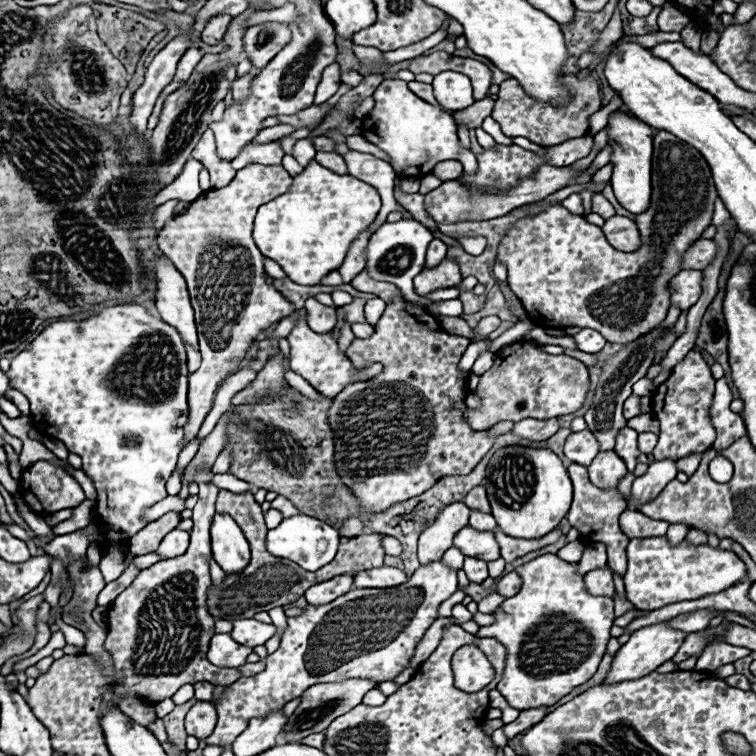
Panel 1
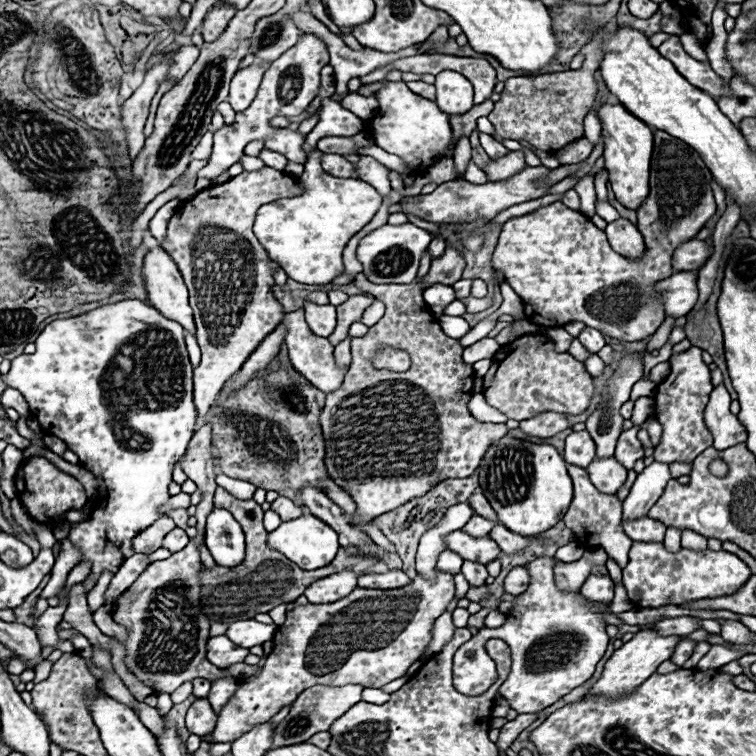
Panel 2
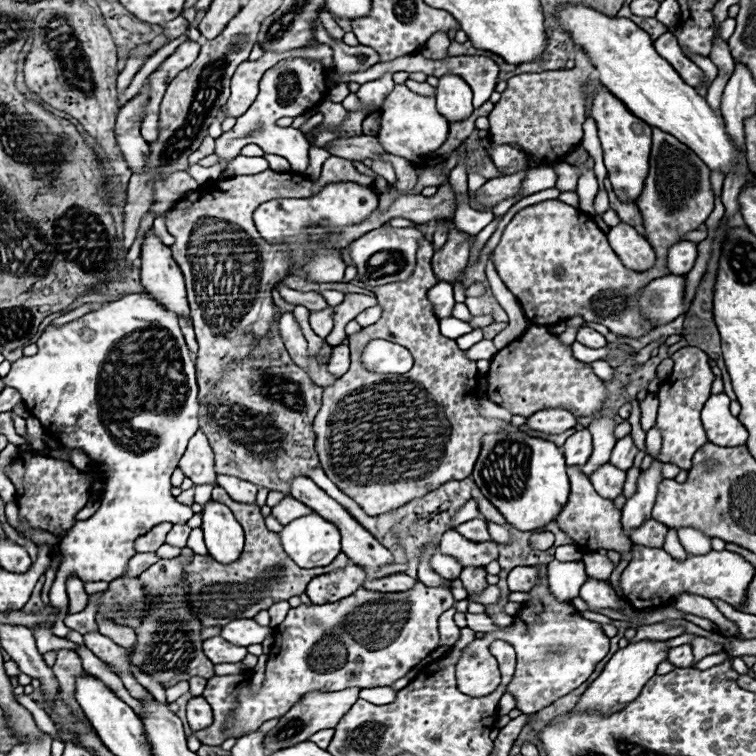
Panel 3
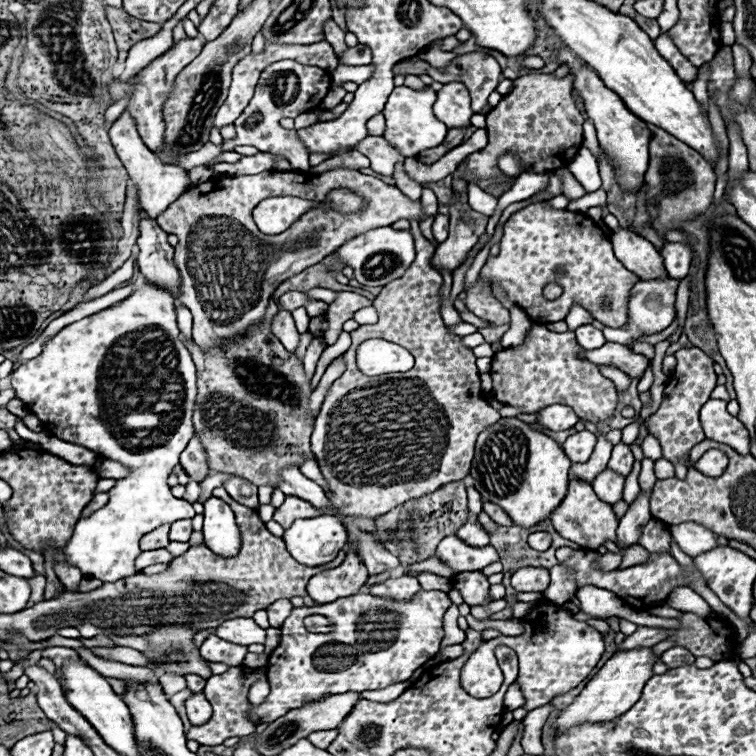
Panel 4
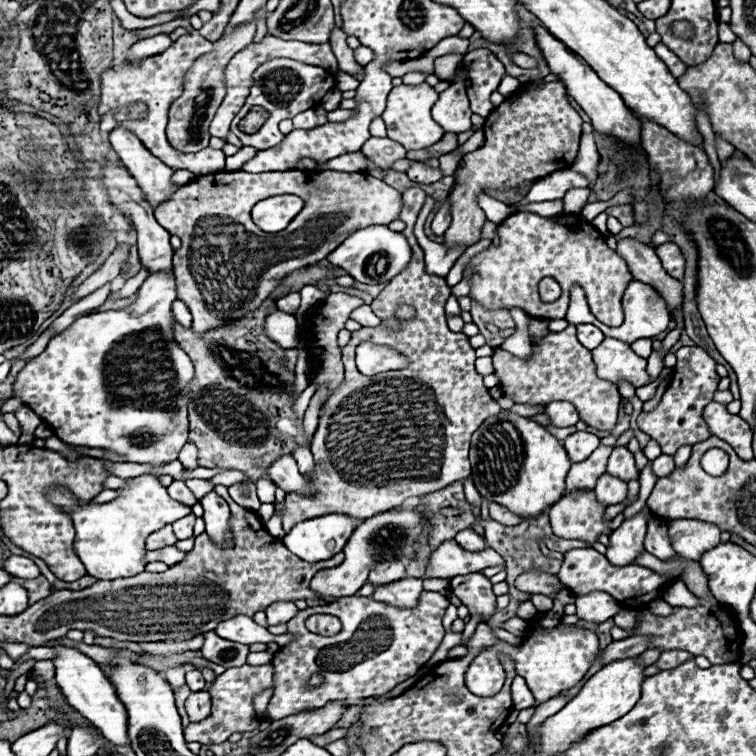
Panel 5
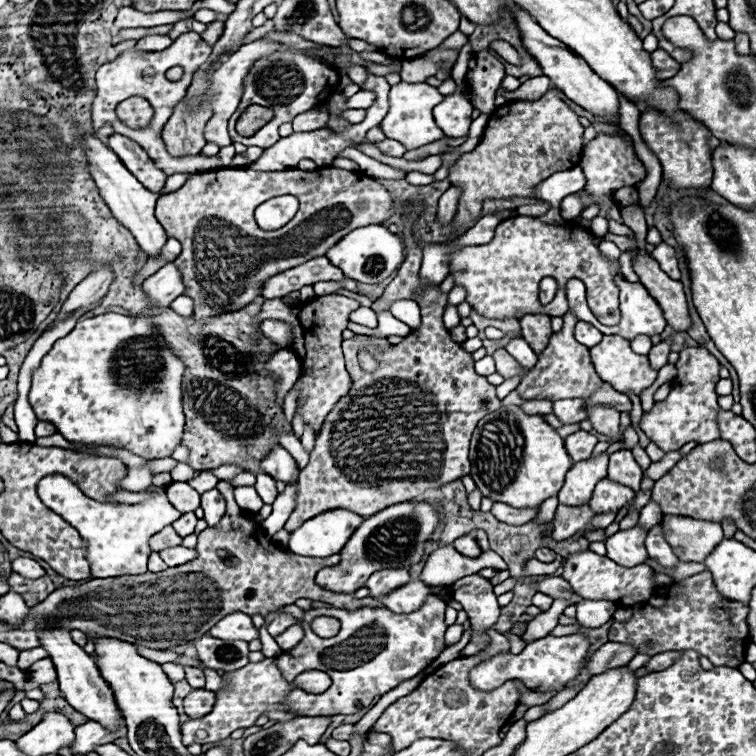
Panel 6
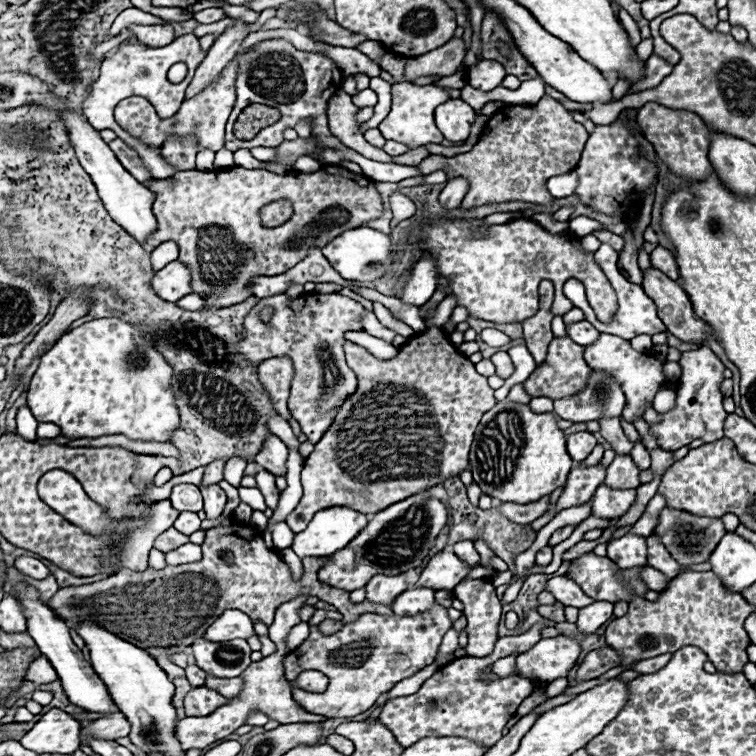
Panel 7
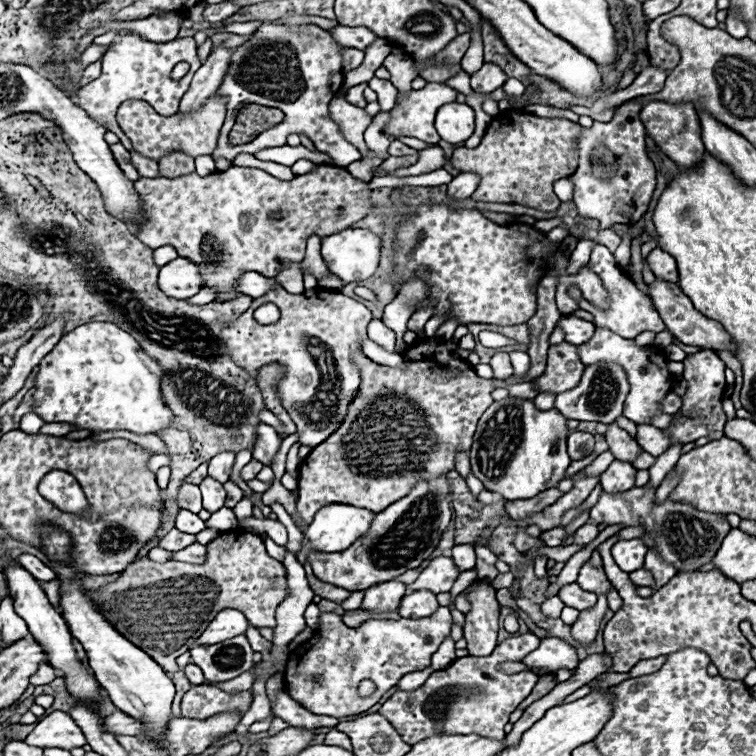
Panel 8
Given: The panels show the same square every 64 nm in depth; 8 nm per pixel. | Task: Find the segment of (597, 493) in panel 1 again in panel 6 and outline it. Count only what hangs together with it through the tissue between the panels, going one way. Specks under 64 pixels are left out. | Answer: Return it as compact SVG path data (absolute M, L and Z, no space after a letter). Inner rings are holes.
M558 504L556 514L554 514L554 532L552 538L554 540L566 540L570 536L574 536L576 532L594 532L598 528L592 528L590 522L596 516L596 512L588 506L588 504L580 504L580 506L564 506Z

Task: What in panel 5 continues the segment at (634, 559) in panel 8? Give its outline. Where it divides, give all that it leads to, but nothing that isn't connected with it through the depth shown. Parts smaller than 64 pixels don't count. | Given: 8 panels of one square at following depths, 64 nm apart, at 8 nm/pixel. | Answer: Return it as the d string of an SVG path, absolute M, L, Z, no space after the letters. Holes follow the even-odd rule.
M640 510L636 516L624 520L620 528L616 528L610 536L610 546L606 558L612 566L628 566L632 560L644 550L644 532L646 532L648 516Z

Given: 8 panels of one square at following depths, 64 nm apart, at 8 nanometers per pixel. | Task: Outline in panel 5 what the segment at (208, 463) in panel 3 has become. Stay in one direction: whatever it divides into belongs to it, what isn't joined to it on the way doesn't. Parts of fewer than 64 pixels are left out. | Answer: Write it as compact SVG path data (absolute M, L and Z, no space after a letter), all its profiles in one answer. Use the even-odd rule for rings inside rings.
M188 442L188 444L184 446L184 450L180 452L178 460L182 462L182 466L184 466L186 470L196 470L196 468L198 468L198 448L196 448L196 444Z

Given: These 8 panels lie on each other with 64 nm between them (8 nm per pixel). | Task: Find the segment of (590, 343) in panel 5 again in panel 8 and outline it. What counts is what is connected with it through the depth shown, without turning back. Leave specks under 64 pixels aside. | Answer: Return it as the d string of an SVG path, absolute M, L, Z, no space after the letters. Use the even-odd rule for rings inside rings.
M562 316L560 328L566 334L566 342L576 344L576 346L588 342L594 336L594 330L596 330L596 326L592 322L580 320L580 318L574 318L574 316Z

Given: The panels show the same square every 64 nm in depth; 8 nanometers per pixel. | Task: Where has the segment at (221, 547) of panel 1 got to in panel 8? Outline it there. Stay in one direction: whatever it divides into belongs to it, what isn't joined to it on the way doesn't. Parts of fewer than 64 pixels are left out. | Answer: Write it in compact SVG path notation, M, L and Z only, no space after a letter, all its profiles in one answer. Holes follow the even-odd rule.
M206 476L200 484L200 490L202 490L202 498L204 498L204 508L210 514L214 514L216 510L220 510L224 506L226 492L218 480L208 480L208 476Z

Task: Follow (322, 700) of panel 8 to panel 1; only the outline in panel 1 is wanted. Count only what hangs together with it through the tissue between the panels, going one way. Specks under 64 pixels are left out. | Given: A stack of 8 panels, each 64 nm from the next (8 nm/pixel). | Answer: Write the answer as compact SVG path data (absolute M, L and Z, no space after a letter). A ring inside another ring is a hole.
M436 560L420 566L410 580L400 586L352 588L352 592L328 604L306 606L300 616L288 618L280 648L266 658L266 670L252 678L242 676L224 690L222 698L216 702L218 724L206 738L206 744L230 746L232 740L244 732L252 716L264 716L264 712L272 712L272 708L282 708L286 702L302 696L312 684L346 678L372 678L380 684L394 678L408 666L418 642L436 620L438 606L452 596L456 588L458 570ZM336 650L358 654L334 654Z

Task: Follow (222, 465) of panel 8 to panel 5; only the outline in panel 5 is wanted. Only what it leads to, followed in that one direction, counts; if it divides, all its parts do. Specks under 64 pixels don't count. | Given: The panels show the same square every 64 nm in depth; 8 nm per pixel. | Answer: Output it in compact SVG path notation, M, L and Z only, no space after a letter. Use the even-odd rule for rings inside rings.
M198 478L186 480L186 484L188 484L190 492L196 496L196 500L202 500L202 498L204 498L208 492L212 492L212 488L214 488L208 480L198 480Z

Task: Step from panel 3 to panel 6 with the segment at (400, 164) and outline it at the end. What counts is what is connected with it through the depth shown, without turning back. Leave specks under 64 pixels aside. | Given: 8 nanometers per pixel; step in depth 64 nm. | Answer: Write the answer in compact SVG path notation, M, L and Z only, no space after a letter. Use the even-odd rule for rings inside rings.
M418 196L406 200L406 210L400 214L400 220L404 222L404 244L408 248L408 260L400 266L396 278L372 304L374 312L384 312L390 310L390 304L396 300L414 300L422 310L422 322L418 328L412 328L410 334L404 336L398 344L390 344L388 350L375 355L380 360L380 368L368 374L358 364L358 350L369 348L371 353L377 352L370 346L370 336L356 334L354 338L342 342L346 370L352 376L352 386L330 410L320 432L316 434L310 462L304 470L300 470L296 506L284 524L288 532L292 532L292 528L300 528L300 524L304 524L304 520L310 520L312 516L338 508L368 518L388 506L408 502L430 488L440 488L452 480L466 476L470 472L468 444L474 428L484 416L496 412L502 406L496 398L494 386L490 386L484 376L478 376L474 372L472 354L462 348L462 342L456 342L452 338L442 322L448 294L440 292L440 284L424 286L420 278L422 248L418 246L418 242L414 242L410 226L414 224L422 208L424 204Z

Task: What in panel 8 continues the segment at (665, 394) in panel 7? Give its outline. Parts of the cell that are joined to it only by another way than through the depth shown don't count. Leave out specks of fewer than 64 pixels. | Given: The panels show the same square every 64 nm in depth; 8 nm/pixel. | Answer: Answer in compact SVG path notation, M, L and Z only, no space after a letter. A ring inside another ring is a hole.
M669 392L661 403L663 413L674 414L682 407L681 398L673 392Z

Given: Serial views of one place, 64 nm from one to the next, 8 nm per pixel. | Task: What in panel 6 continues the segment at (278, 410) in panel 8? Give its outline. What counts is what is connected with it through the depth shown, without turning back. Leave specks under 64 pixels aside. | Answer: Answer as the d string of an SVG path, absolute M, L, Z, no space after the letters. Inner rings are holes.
M280 350L280 352L276 352L276 354L266 362L266 368L280 378L280 382L278 382L278 400L280 400L280 404L282 404L286 392L294 386L294 382L296 382L298 376L300 376L298 356L296 356L292 350Z

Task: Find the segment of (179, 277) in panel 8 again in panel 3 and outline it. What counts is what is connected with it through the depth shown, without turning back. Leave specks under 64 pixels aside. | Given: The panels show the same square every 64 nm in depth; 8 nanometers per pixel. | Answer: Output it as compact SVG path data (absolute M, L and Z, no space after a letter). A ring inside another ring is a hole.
M146 292L128 294L62 326L50 324L36 344L38 354L22 356L12 362L12 370L4 378L4 384L22 394L28 412L42 422L48 436L54 436L66 448L84 450L84 454L88 454L94 464L102 464L108 474L104 478L106 486L100 508L88 520L76 522L60 540L64 562L50 589L49 603L65 614L68 606L66 580L72 572L84 582L112 582L126 570L128 560L136 554L136 536L142 536L148 528L154 528L154 524L164 520L184 524L192 518L192 508L176 502L170 494L170 476L178 466L188 440L198 430L196 370L180 332L178 318L172 316L172 312L164 312L164 308ZM142 330L164 330L164 336L134 336L134 332Z

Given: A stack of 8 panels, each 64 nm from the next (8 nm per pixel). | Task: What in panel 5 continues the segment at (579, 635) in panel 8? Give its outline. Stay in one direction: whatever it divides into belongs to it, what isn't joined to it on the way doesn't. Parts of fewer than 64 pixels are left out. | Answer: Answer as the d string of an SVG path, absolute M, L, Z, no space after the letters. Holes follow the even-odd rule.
M590 592L576 596L576 608L578 608L576 614L582 620L598 622L598 624L624 610L624 606L606 592Z

